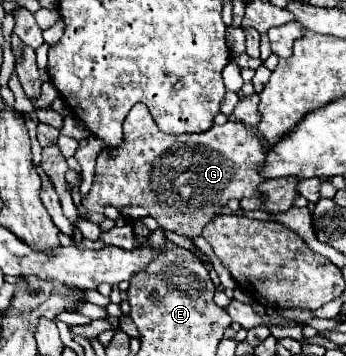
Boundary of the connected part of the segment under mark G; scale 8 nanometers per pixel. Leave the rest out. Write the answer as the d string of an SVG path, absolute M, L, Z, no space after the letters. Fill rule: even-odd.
M136 103L124 121L124 143L116 149L106 147L96 159L96 175L90 193L82 199L86 211L102 213L104 207L144 207L164 227L188 239L194 239L216 217L214 211L228 203L232 197L254 197L258 185L264 181L258 173L264 161L264 147L252 127L240 121L228 121L226 125L214 125L204 133L194 135L164 135L144 103Z

